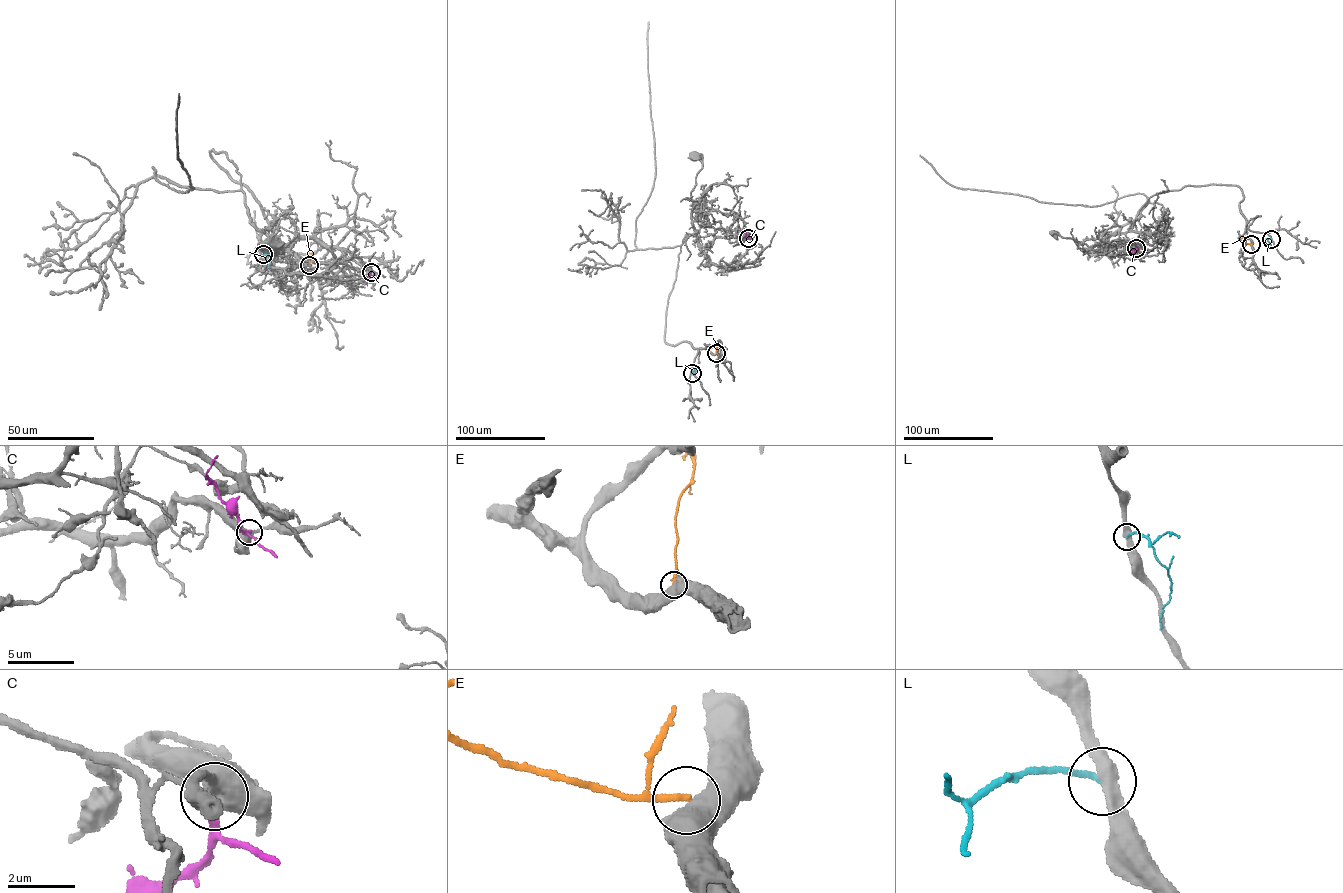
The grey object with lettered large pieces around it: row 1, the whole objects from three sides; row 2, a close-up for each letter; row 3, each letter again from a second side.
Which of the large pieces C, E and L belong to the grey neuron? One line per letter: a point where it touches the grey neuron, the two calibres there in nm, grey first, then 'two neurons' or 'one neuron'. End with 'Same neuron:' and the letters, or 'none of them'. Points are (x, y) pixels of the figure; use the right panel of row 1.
C: meets grey at (1136, 248); 550 nm thick on the grey side, 240 nm on the other; one neuron
E: meets grey at (1251, 244); 550 nm thick on the grey side, 190 nm on the other; two neurons
L: meets grey at (1271, 239); 440 nm thick on the grey side, 160 nm on the other; two neurons
Same neuron: C

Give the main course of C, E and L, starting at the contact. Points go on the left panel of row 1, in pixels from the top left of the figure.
C: (371, 272), (365, 281), (367, 284)
E: (309, 265), (309, 252)
L: (263, 254), (269, 262), (268, 266)

